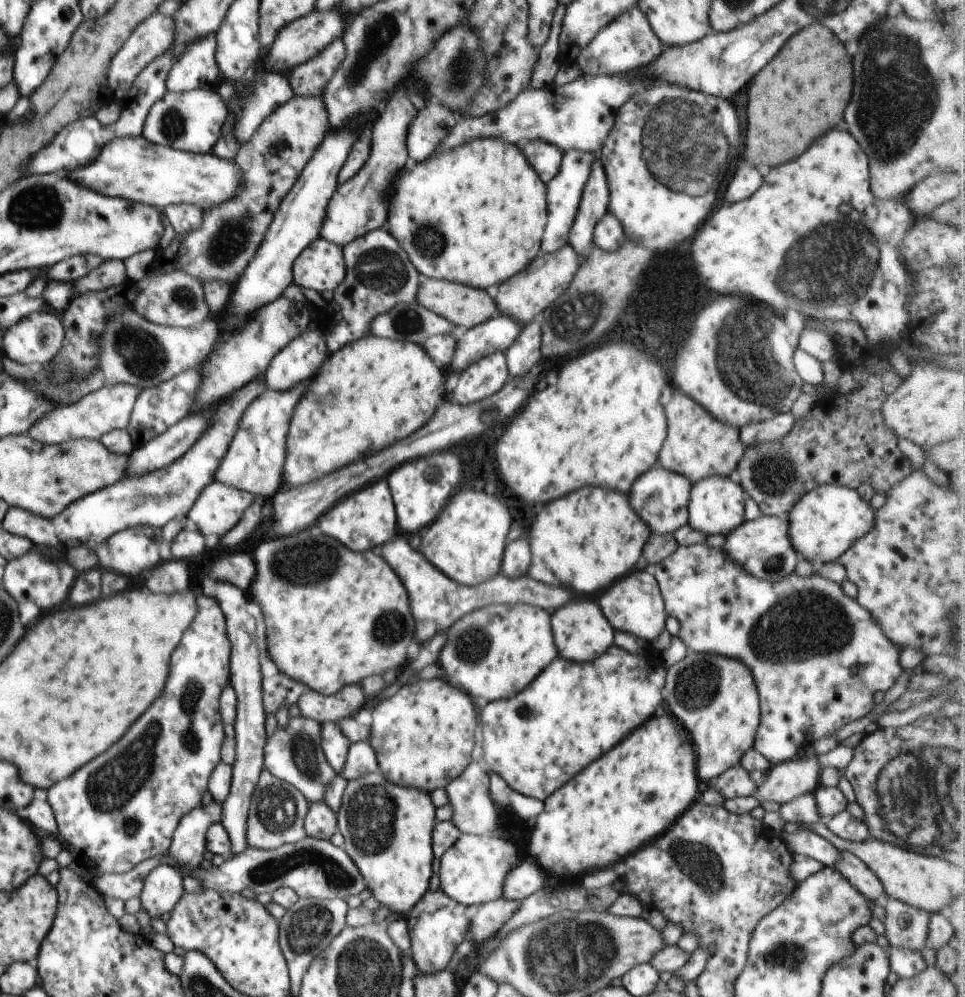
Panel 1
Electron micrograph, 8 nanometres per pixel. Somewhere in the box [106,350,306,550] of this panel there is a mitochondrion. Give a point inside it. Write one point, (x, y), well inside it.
(170, 493)

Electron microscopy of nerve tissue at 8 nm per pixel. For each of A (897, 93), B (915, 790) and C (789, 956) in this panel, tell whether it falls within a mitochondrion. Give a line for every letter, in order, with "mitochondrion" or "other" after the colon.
A: mitochondrion
B: mitochondrion
C: mitochondrion

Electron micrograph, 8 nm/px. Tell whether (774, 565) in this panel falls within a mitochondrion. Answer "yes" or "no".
yes

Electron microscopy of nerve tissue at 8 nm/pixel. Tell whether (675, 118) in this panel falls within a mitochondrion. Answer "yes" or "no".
yes

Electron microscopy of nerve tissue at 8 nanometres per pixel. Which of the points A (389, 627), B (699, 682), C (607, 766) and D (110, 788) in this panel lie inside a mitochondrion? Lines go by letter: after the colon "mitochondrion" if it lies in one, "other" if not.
A: mitochondrion
B: mitochondrion
C: other
D: mitochondrion

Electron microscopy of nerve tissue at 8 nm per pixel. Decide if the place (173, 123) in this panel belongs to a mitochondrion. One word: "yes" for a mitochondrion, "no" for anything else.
yes

